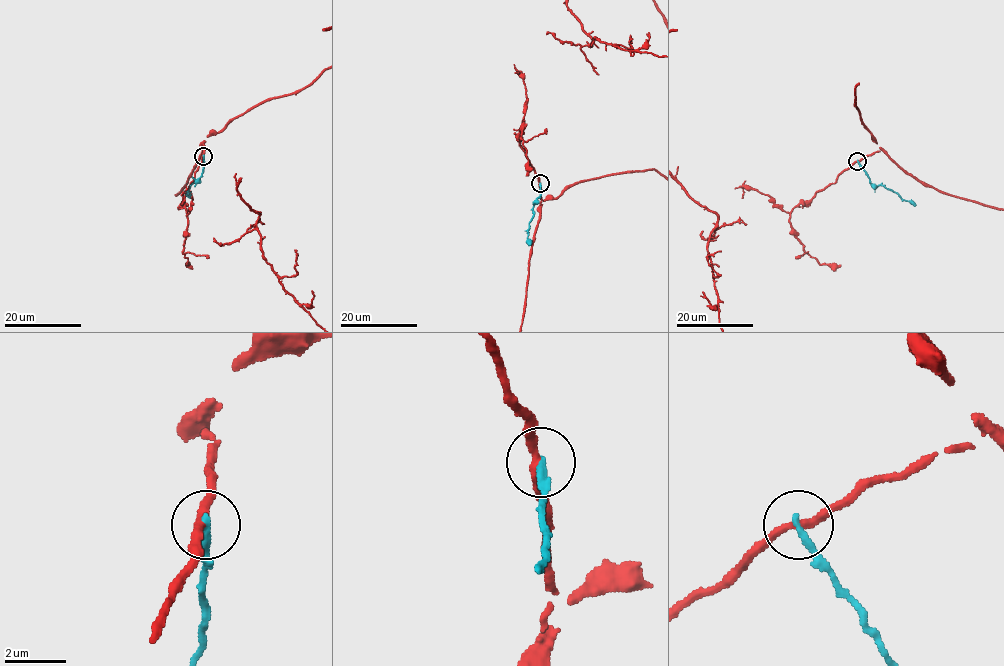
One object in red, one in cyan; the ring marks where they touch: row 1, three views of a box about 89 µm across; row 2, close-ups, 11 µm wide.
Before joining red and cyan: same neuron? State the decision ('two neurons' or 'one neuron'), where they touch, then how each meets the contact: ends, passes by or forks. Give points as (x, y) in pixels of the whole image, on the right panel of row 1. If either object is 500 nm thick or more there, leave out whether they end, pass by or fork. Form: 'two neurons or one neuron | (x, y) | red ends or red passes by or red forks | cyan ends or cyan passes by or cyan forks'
two neurons | (857, 161) | red passes by | cyan ends

